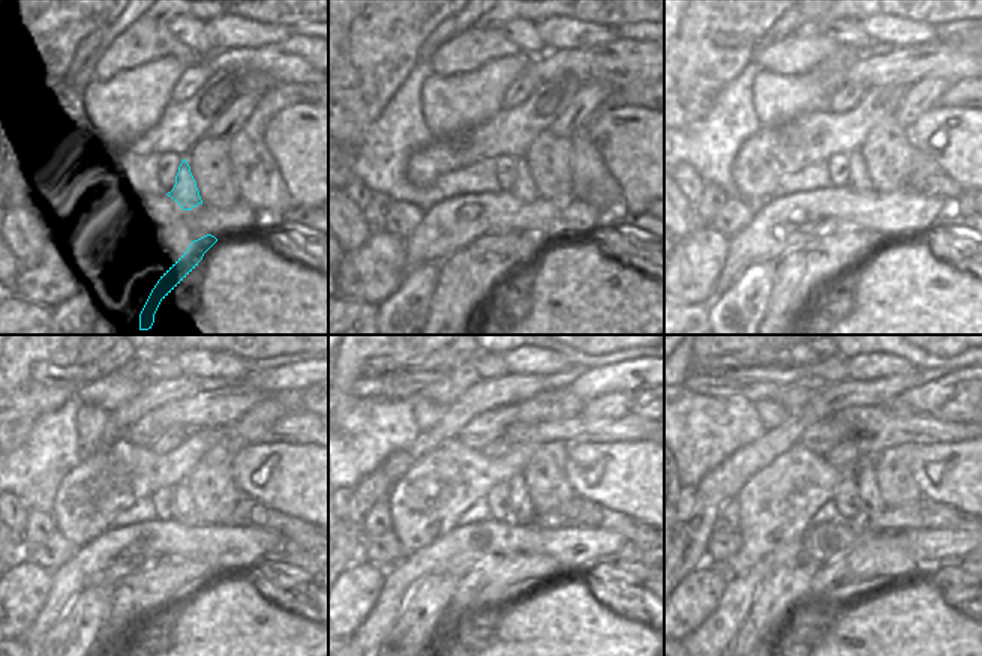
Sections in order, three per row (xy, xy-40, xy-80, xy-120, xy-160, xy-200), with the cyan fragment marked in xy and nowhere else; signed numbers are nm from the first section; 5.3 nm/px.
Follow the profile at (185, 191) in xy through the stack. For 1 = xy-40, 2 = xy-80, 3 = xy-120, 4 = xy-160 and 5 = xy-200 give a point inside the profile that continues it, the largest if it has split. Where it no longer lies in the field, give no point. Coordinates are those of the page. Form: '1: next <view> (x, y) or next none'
1: next xy-40 (523, 188)
2: next xy-80 (858, 179)
3: next xy-120 (186, 514)
4: next xy-160 (522, 511)
5: next xy-200 (870, 502)

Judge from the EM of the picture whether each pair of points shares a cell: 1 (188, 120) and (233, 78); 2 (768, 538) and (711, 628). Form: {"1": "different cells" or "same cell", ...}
{"1": "same cell", "2": "different cells"}

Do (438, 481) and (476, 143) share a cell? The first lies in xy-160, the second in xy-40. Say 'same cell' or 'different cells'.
same cell

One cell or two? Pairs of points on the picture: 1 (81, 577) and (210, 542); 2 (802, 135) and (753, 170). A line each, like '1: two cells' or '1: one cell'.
1: one cell
2: one cell

